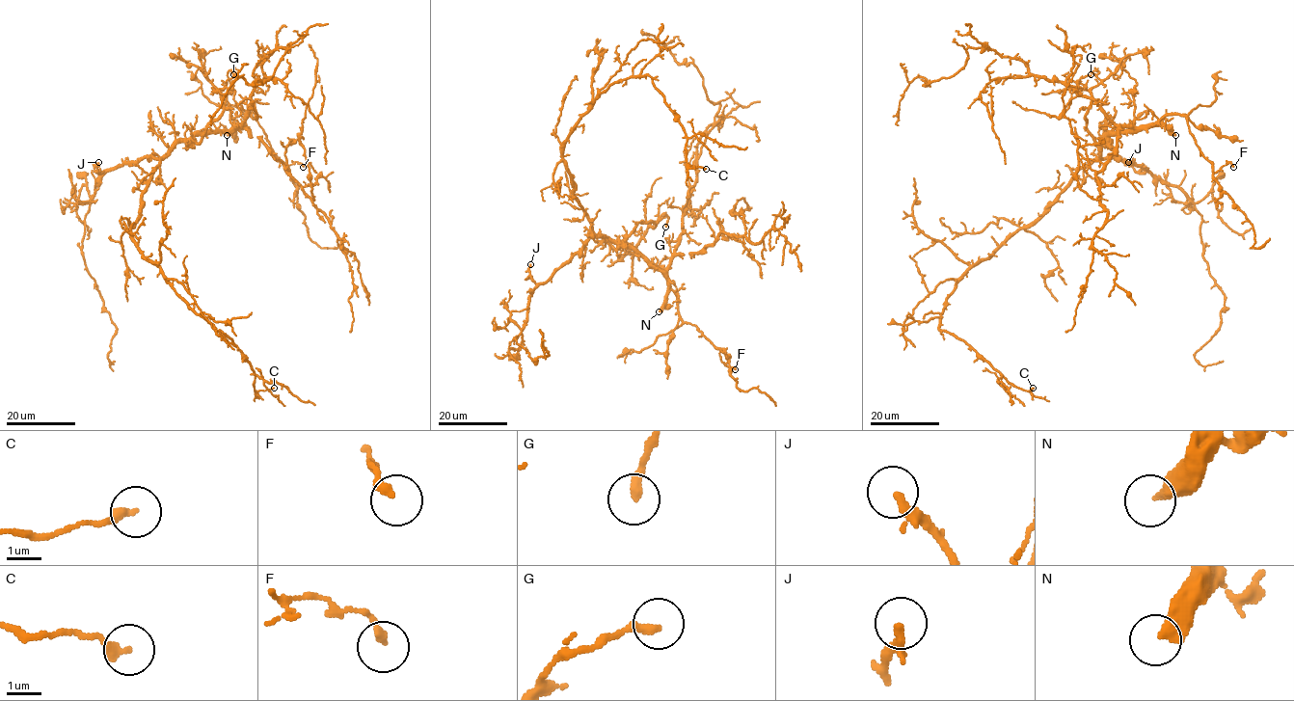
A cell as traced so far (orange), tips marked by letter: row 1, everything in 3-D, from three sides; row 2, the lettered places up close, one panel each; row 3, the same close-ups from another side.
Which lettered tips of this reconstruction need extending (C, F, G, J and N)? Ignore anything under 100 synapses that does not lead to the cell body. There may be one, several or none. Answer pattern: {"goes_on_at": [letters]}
{"goes_on_at": ["N"]}

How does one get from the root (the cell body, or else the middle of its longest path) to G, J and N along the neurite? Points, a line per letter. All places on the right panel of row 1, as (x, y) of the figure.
G: (1102, 148), (1105, 142), (1096, 143), (1086, 126), (1091, 94), (1084, 87), (1077, 89), (1077, 82), (1091, 74)
J: (1102, 148), (1102, 158), (1118, 157), (1141, 164), (1147, 170), (1137, 172), (1128, 162)
N: (1102, 148), (1110, 135), (1135, 132), (1145, 126), (1166, 126), (1175, 135)

